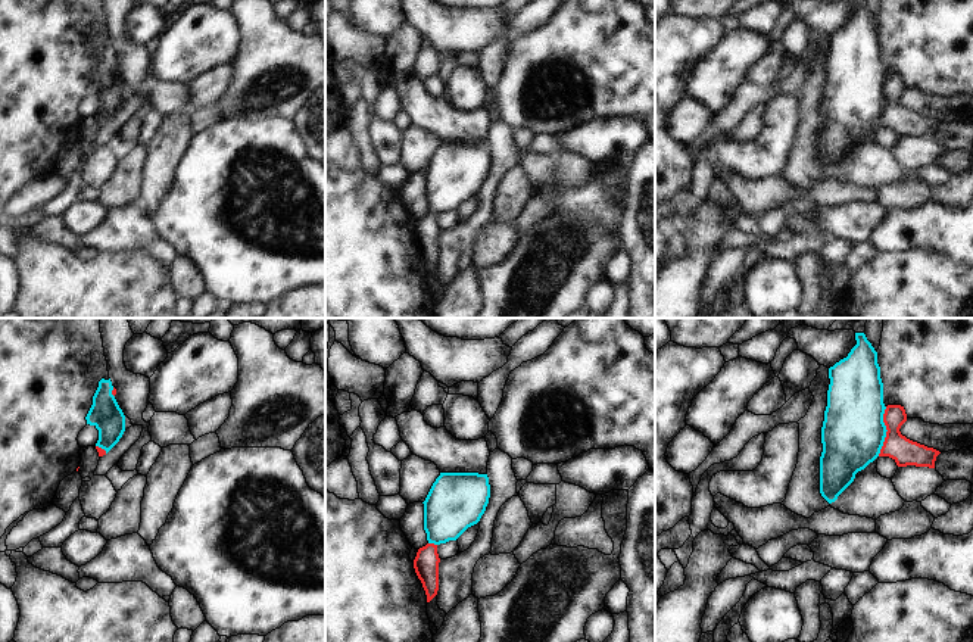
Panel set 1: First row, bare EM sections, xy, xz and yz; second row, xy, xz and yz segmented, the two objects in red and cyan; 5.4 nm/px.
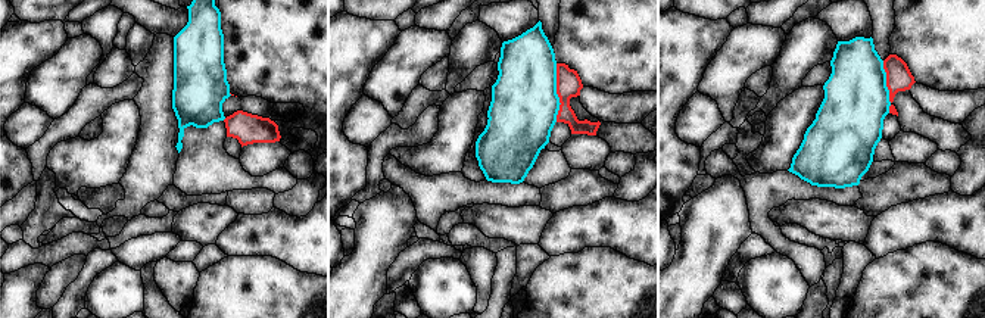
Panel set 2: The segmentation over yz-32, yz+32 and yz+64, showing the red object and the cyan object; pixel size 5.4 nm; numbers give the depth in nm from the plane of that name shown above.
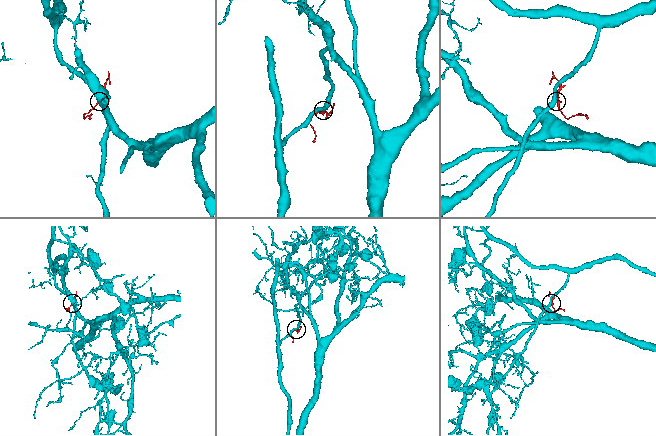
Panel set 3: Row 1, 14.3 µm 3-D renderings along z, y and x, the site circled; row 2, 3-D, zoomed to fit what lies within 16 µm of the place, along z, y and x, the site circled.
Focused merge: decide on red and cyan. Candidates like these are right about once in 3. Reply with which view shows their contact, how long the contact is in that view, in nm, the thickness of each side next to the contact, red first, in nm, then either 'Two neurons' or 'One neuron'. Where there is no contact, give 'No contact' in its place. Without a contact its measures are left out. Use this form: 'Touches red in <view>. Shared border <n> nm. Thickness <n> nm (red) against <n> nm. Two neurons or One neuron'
Touches red in yz. Shared border 280 nm. Thickness 140 nm (red) against 340 nm. Two neurons.

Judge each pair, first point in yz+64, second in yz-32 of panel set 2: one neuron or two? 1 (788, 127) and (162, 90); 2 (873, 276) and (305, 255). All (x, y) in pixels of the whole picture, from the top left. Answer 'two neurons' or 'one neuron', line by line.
1: two neurons
2: two neurons

